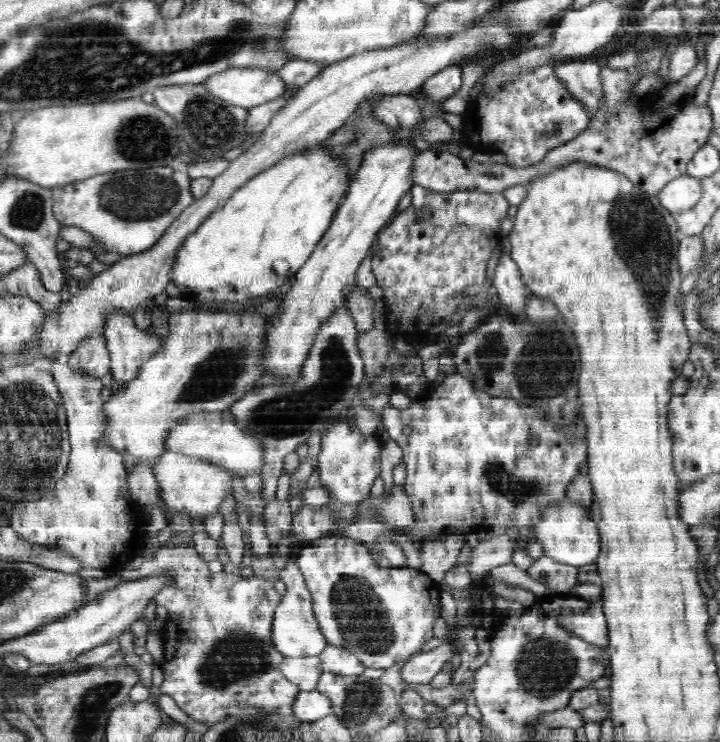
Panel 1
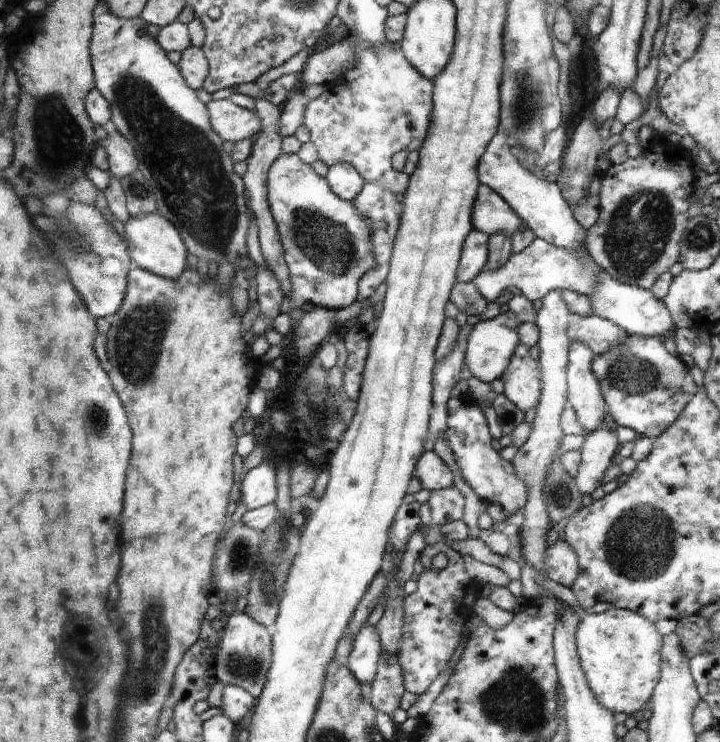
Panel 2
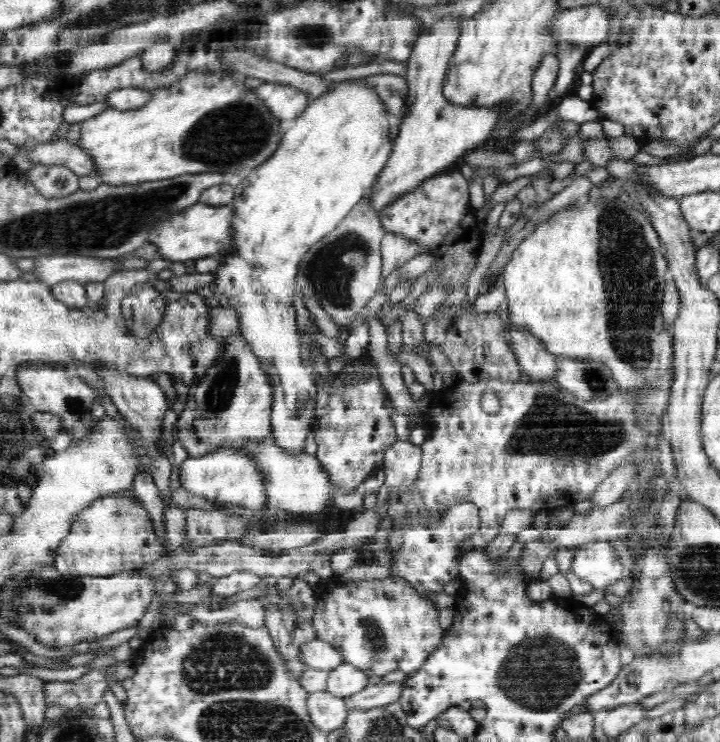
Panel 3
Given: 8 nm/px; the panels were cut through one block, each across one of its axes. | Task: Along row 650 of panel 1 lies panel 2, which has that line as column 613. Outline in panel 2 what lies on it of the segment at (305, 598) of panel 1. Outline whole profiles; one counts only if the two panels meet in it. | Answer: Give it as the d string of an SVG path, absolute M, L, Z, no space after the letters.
M606 271L599 275L599 283L595 292L589 298L592 303L593 314L618 324L629 335L639 337L654 337L665 341L672 338L677 346L678 354L690 354L699 342L698 331L688 327L678 326L671 317L665 302L658 300L651 291L638 288L634 285L627 285L618 279L611 277Z

